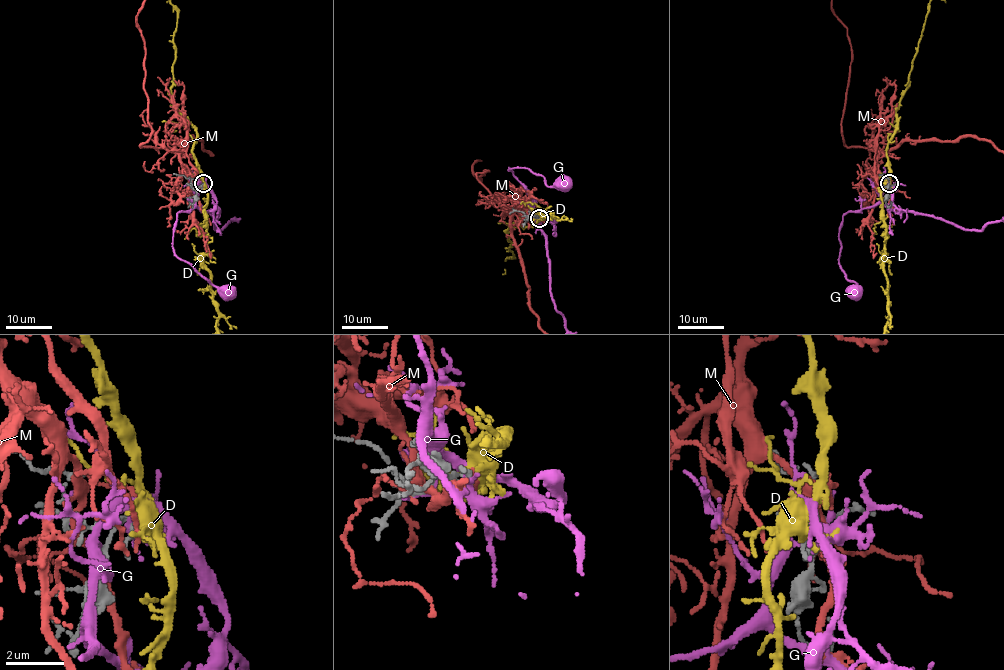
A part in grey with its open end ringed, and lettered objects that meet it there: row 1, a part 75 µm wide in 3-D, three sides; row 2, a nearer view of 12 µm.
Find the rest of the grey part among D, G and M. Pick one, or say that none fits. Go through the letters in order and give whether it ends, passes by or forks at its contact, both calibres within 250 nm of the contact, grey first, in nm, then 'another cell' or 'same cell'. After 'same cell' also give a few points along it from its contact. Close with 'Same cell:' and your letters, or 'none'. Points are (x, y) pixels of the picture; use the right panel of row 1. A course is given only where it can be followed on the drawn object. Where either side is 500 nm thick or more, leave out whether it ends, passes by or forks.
D: it forks; calibres 120 and 400 nm; same cell
G: it forks; calibres 130 and 340 nm; another cell
M: it passes by; calibres 120 and 110 nm; another cell
Same cell: D

